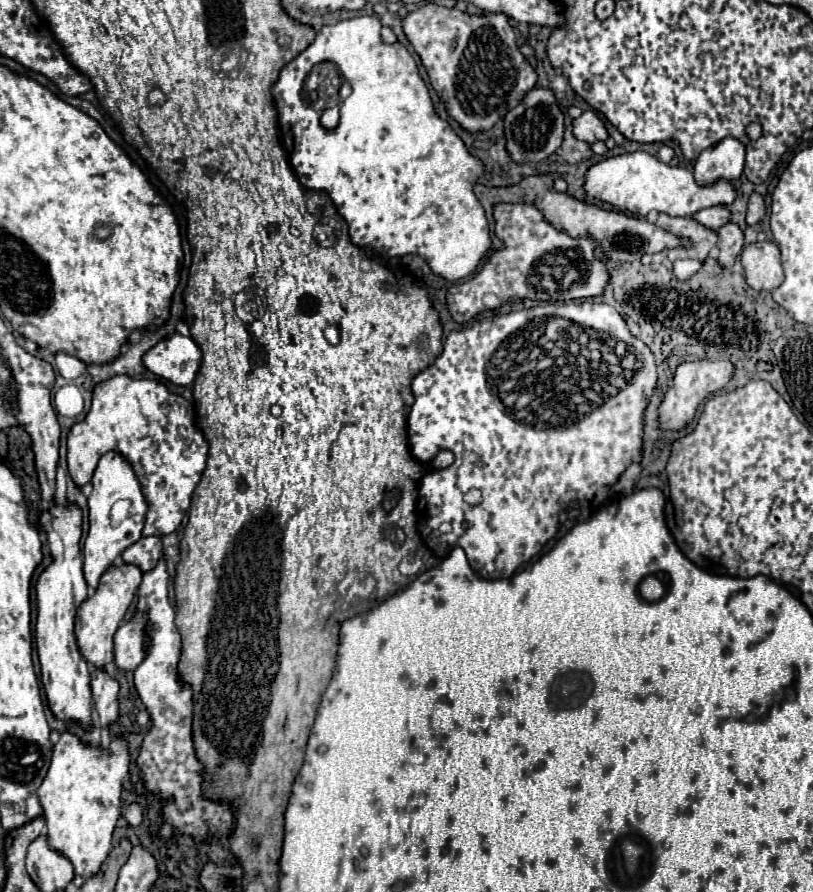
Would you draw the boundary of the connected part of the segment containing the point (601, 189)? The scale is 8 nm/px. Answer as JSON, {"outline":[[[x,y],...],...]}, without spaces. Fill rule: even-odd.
{"outline":[[[625,152],[619,156],[605,158],[593,164],[585,172],[583,190],[587,196],[597,198],[601,202],[611,204],[621,212],[629,212],[633,216],[647,216],[651,210],[663,212],[669,216],[691,216],[701,208],[731,204],[737,198],[733,184],[727,180],[719,180],[713,186],[699,186],[693,174],[683,166],[667,166],[649,152]]]}

